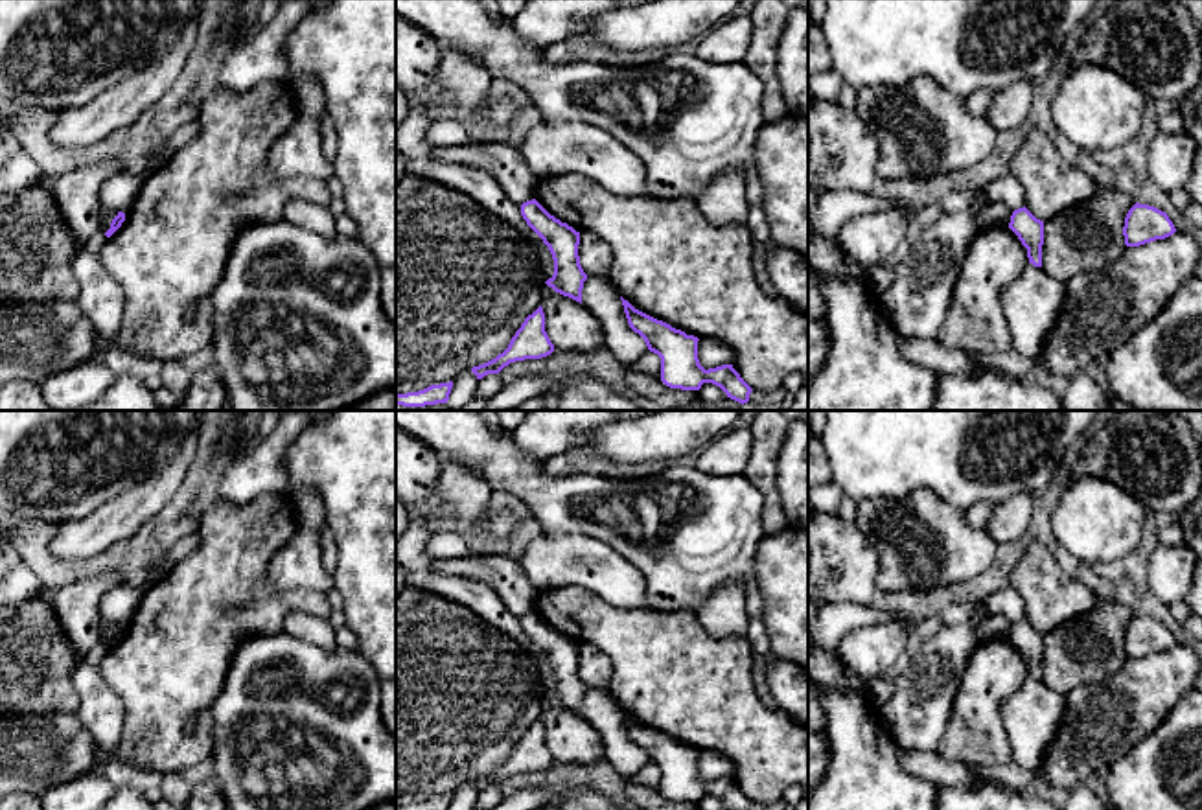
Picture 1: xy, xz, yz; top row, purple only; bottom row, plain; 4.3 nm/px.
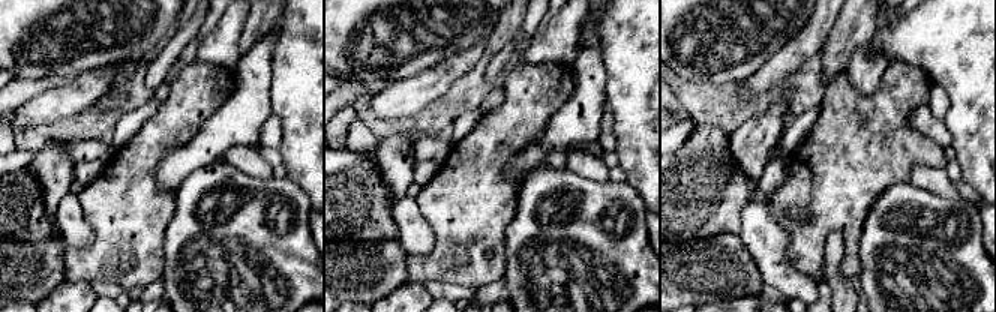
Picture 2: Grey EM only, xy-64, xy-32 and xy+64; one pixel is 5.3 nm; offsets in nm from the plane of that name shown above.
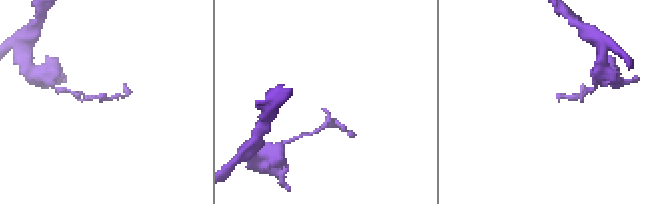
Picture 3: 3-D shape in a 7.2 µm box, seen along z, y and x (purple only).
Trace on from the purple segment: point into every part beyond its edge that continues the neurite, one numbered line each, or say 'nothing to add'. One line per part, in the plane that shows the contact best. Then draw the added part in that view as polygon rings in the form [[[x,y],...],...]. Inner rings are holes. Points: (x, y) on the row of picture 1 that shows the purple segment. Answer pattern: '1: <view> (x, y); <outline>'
nothing to add

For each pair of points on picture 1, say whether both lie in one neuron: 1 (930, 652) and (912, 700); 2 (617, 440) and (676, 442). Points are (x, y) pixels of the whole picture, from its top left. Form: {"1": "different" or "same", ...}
{"1": "same", "2": "same"}

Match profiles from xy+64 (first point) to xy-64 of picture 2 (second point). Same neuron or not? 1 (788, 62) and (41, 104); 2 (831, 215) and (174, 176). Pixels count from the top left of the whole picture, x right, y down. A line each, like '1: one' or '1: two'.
1: one
2: two

